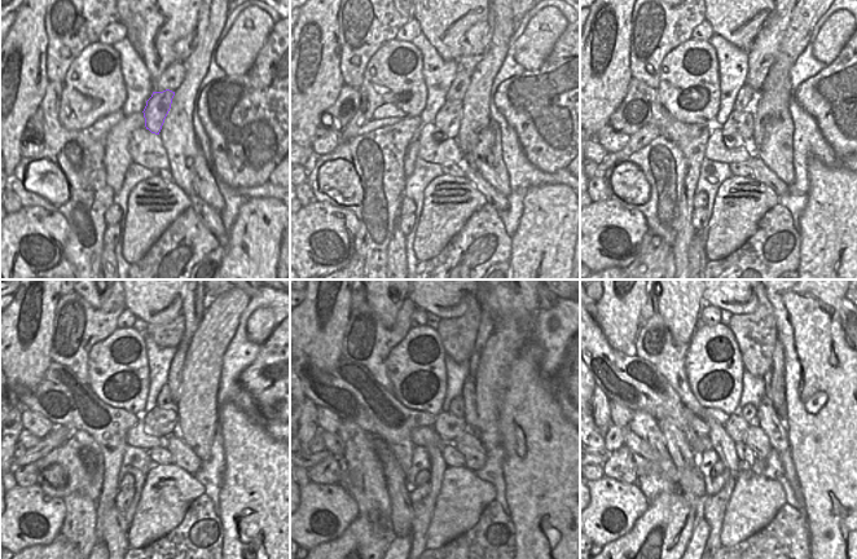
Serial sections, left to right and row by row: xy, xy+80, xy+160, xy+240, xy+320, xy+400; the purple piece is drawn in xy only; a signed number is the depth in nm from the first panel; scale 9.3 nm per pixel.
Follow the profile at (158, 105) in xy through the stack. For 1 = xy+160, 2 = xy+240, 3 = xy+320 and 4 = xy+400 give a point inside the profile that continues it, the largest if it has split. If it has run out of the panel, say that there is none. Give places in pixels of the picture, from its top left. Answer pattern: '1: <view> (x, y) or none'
1: xy+160 (738, 128)
2: xy+240 (158, 422)
3: xy+320 (448, 427)
4: xy+400 (737, 426)

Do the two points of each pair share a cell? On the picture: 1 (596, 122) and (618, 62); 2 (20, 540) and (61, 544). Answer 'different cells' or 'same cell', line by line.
1: same cell
2: different cells

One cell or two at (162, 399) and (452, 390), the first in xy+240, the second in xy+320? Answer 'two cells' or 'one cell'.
two cells

